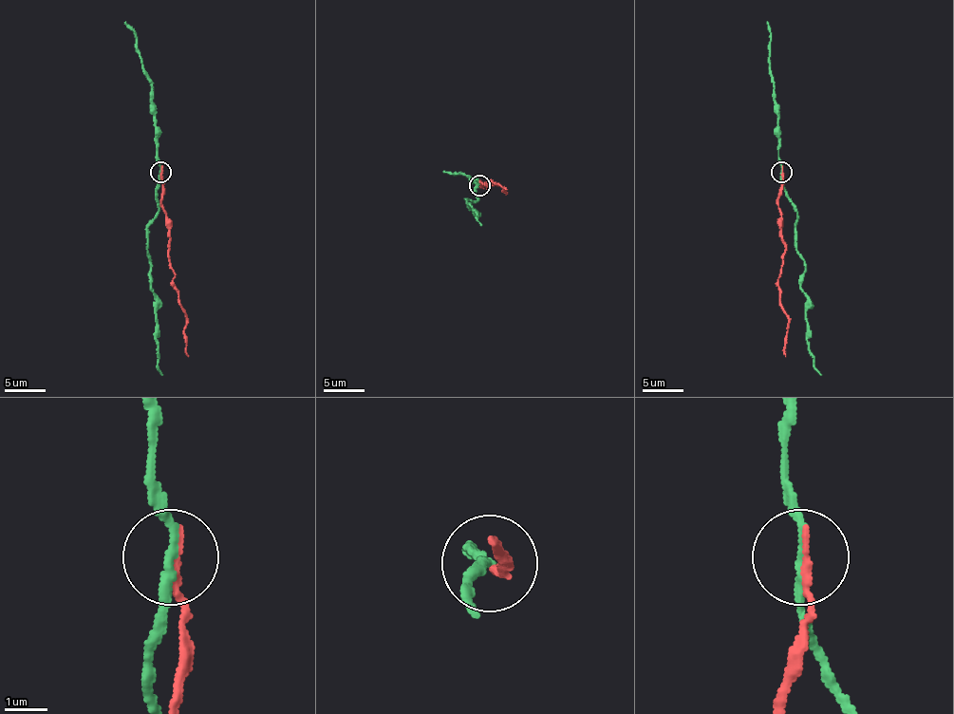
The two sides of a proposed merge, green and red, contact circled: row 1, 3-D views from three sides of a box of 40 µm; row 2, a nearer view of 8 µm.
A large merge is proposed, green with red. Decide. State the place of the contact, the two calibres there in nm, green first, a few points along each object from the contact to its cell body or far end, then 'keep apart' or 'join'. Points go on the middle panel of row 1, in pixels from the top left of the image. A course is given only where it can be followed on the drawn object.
(479, 185) | 180/220 nm | green via (478, 184), (475, 189), (475, 201), (466, 199), (466, 205), (468, 209), (471, 205), (476, 214), (480, 226) | red via (478, 187), (480, 182), (487, 189), (491, 182), (497, 182), (505, 193), (507, 189) | keep apart

